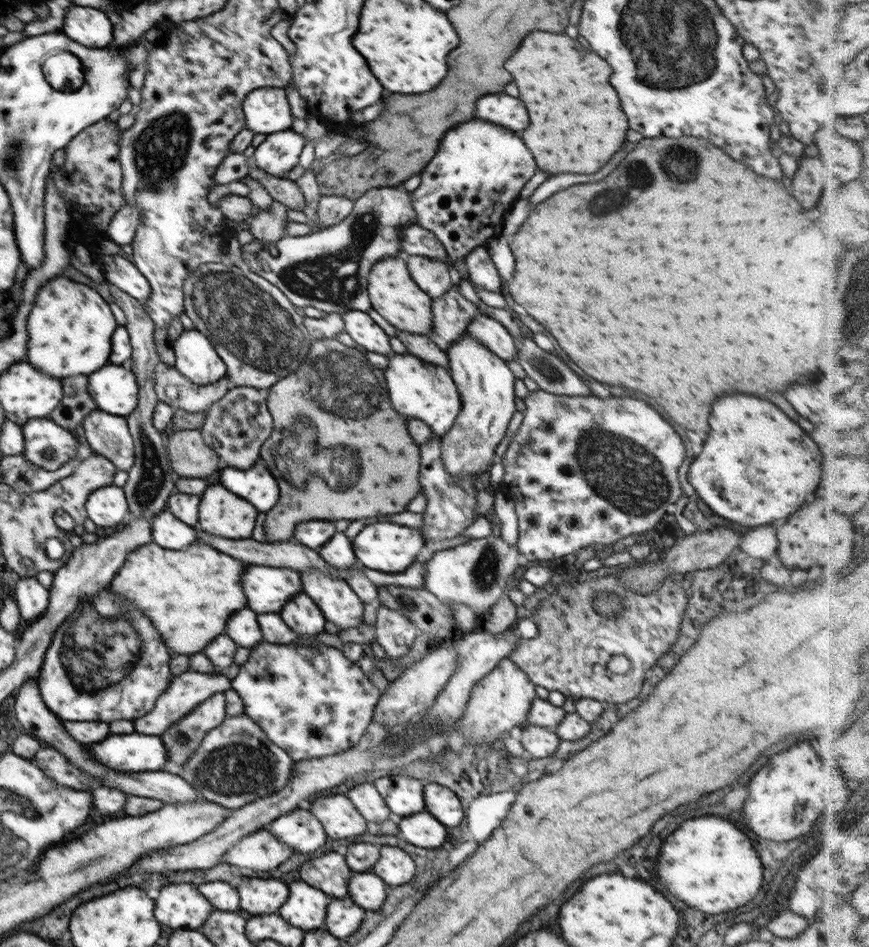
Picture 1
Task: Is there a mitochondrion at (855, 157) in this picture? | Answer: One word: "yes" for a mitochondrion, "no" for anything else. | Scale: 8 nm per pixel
no

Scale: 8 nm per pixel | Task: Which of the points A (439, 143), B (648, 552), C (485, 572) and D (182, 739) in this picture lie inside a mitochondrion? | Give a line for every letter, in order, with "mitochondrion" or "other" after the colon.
A: other
B: other
C: mitochondrion
D: mitochondrion

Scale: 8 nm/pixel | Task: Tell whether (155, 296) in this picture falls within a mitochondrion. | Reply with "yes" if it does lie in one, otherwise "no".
no

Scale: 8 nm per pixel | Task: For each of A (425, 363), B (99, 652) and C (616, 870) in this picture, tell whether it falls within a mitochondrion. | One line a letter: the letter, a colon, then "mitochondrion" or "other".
A: other
B: mitochondrion
C: other

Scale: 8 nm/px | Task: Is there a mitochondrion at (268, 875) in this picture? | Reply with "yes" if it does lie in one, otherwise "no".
no

